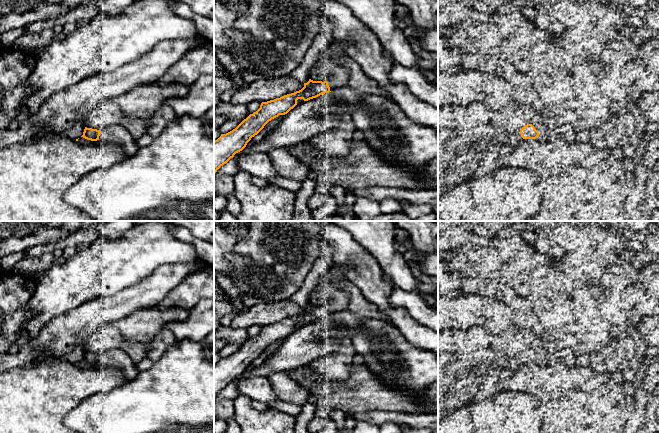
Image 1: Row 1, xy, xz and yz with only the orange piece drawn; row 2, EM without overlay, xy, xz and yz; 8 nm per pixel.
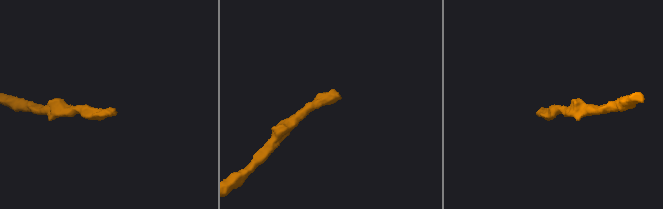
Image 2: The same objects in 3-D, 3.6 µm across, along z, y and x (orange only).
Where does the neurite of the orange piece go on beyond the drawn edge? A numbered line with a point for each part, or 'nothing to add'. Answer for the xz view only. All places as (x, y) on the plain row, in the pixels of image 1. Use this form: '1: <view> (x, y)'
1: xz (340, 300)

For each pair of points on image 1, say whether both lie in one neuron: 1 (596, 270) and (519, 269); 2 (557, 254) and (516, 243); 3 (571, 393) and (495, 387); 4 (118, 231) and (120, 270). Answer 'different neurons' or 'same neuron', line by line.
1: different neurons
2: different neurons
3: same neuron
4: different neurons

